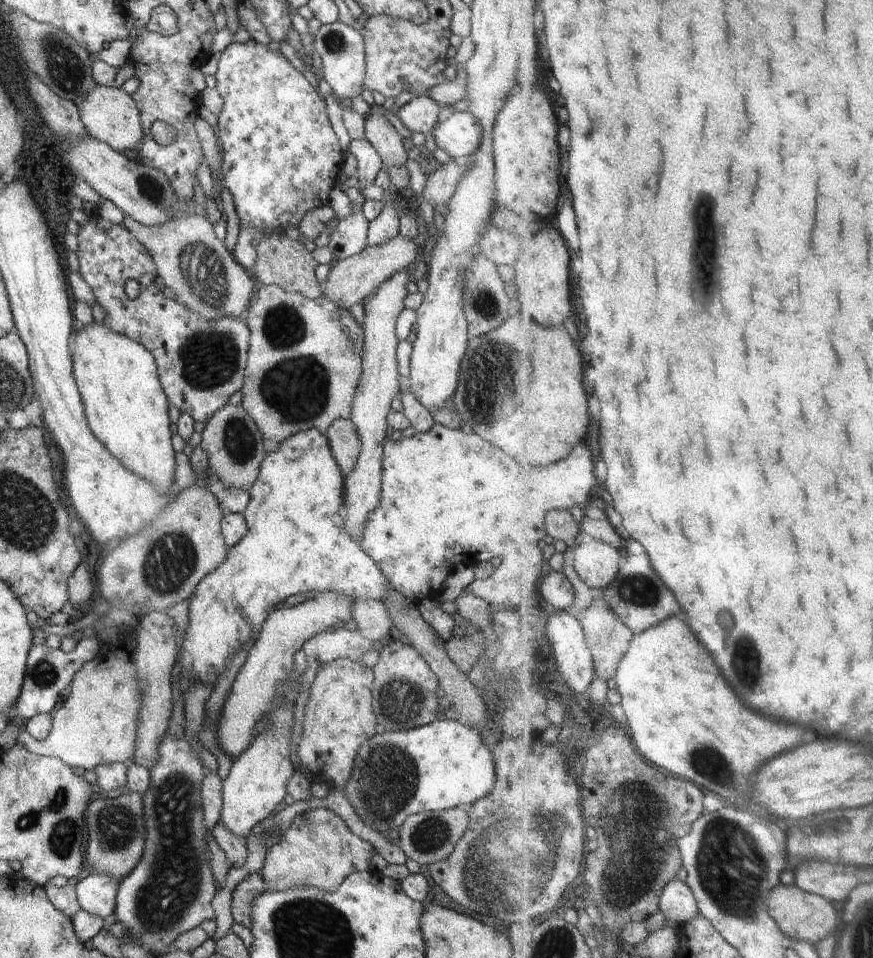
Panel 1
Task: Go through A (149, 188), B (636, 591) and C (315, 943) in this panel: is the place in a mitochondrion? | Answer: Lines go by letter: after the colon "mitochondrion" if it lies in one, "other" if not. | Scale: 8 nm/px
A: mitochondrion
B: mitochondrion
C: mitochondrion

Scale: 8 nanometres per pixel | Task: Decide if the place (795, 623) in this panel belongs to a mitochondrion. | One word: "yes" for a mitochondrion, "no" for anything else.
no

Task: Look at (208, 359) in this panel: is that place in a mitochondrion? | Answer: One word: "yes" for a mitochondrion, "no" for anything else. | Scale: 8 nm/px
yes

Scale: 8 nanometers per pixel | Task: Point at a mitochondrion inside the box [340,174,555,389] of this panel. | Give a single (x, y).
(485, 304)

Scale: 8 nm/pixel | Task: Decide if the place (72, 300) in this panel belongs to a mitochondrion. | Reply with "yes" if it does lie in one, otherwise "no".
no

